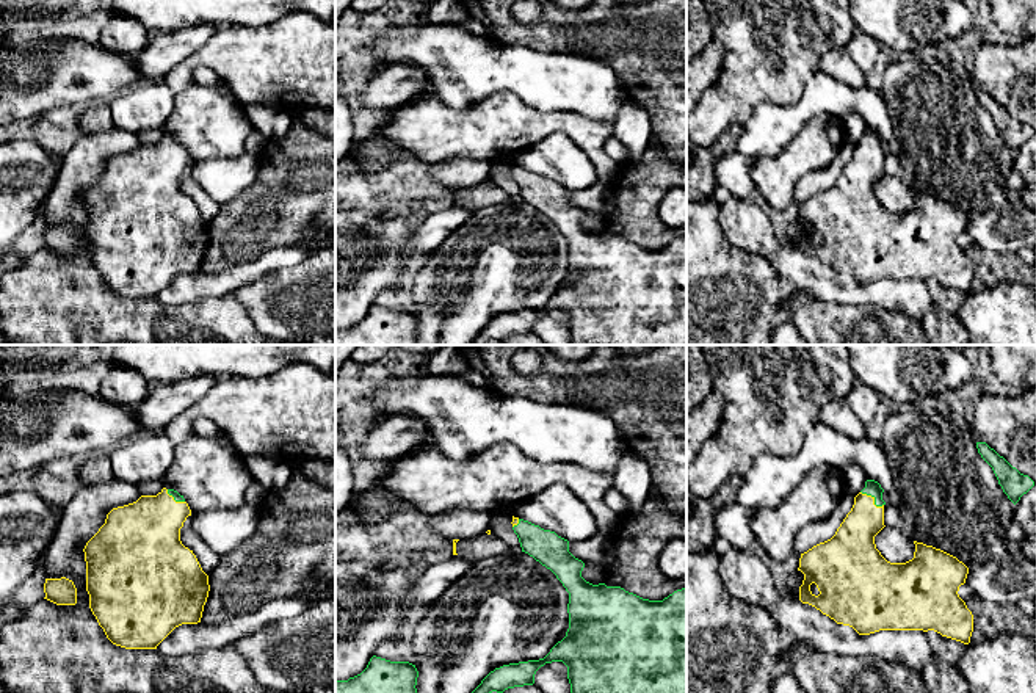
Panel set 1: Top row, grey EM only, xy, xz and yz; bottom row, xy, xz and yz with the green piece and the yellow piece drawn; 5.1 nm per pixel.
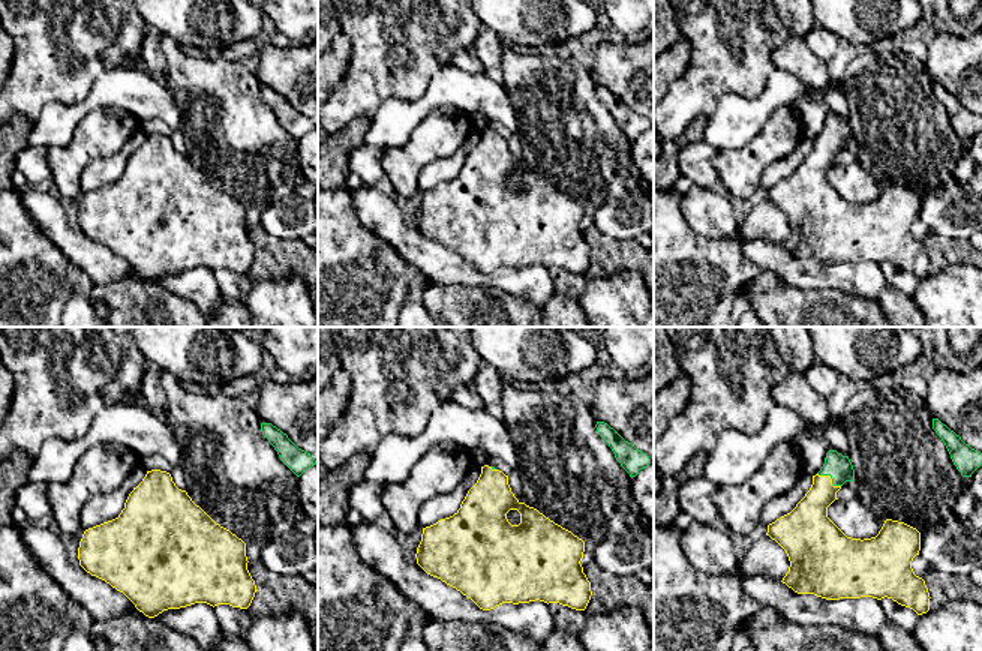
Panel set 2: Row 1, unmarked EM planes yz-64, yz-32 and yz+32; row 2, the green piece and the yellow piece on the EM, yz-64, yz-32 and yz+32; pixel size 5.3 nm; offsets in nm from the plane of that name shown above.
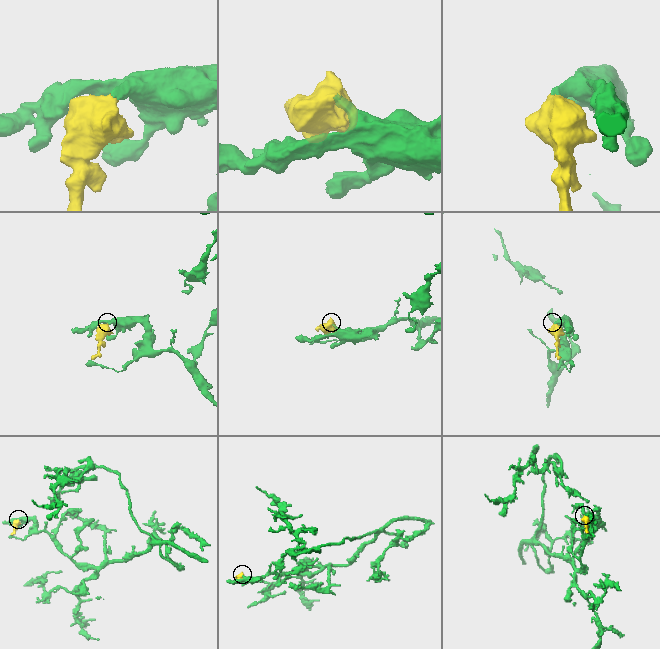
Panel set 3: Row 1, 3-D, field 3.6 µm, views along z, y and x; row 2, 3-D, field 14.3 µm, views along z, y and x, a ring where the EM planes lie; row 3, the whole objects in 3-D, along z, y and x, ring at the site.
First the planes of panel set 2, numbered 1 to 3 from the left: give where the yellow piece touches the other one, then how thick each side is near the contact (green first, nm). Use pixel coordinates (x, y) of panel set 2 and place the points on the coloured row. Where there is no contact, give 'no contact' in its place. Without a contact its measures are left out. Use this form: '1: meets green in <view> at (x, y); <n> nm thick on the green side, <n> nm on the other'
1: no contact
2: meets green in yz-32 at (493, 468); 20 nm thick on the green side, 260 nm on the other
3: meets green in yz+32 at (831, 477); 140 nm thick on the green side, 190 nm on the other

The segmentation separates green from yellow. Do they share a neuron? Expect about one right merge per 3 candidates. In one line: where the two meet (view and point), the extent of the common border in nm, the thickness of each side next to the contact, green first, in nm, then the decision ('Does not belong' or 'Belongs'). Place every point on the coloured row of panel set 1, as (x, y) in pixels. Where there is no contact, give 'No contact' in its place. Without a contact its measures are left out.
Touches green at yz (875, 499). Shared border 140 nm. Thickness 80 nm (green) against 200 nm. Belongs

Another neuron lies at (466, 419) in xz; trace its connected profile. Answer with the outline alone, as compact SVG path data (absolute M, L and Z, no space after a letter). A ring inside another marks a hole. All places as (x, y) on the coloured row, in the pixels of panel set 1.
M414 372L384 381L371 398L381 419L395 414L425 417L434 431L433 442L453 459L465 459L494 444L508 442L538 463L575 463L596 472L611 473L627 452L625 439L603 409L505 397L487 387L476 387L464 373Z

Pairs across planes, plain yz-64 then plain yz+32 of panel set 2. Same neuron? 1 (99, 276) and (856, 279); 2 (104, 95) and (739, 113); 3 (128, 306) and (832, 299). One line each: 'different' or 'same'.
1: same
2: same
3: same

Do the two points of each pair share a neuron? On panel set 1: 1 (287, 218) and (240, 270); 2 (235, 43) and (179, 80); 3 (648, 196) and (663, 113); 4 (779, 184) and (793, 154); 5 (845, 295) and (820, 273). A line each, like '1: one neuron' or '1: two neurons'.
1: two neurons
2: one neuron
3: two neurons
4: one neuron
5: one neuron

